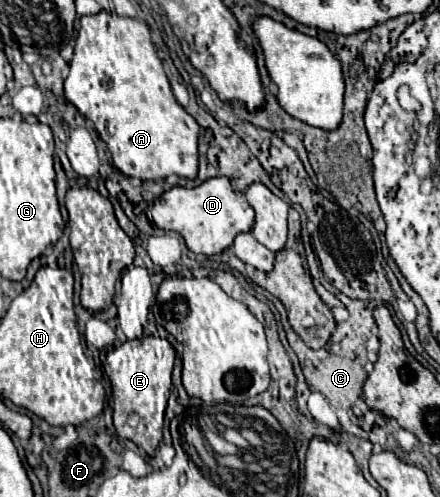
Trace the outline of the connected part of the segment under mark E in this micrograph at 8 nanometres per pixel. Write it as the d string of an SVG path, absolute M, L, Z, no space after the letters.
M144 336L140 340L128 340L122 346L110 350L106 355L105 373L112 385L114 394L114 428L120 438L132 440L148 456L154 456L163 437L164 416L172 389L172 370L174 366L174 348L166 338Z

